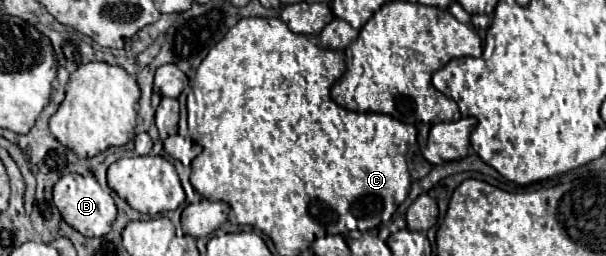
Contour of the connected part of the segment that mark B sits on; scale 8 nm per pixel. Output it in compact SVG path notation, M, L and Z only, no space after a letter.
M65 174L57 180L53 186L52 204L61 212L63 220L73 226L83 236L103 236L111 230L111 224L117 216L117 206L113 202L113 196L105 192L99 182L93 176L81 176L81 174Z

